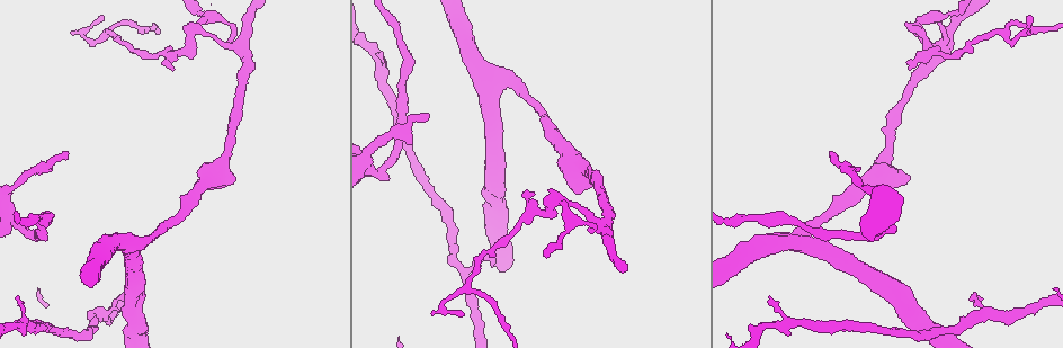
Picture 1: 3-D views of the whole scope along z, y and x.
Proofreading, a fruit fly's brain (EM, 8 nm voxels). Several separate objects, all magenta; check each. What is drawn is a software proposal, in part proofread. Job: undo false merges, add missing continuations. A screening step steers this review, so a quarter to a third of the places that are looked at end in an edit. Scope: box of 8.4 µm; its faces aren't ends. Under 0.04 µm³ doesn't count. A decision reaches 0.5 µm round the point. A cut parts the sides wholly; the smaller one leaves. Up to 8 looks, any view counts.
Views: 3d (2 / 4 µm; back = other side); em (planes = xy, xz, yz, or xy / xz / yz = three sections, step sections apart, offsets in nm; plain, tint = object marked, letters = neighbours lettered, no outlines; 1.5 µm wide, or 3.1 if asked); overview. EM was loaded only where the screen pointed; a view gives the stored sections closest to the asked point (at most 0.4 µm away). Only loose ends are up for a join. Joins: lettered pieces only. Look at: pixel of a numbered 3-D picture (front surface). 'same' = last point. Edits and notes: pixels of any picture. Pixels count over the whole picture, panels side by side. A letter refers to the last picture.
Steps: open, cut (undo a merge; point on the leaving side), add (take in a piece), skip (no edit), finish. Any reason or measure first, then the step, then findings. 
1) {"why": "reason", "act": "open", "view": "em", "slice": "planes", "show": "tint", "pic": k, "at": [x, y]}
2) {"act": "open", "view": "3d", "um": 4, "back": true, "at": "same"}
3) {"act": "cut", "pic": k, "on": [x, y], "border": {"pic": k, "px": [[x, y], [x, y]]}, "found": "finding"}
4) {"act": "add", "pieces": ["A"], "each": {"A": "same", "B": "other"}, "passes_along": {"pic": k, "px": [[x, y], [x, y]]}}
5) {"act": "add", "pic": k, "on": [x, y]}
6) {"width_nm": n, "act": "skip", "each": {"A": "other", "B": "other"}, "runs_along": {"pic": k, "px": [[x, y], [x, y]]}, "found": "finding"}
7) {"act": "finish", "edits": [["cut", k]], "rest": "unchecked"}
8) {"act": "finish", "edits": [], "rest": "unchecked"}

{"why": "an open end", "act": "open", "view": "3d", "um": 2, "pic": 1, "at": [908, 69]}

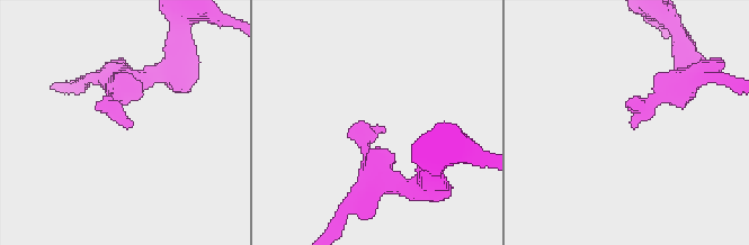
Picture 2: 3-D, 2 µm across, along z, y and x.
{"act": "open", "view": "em", "slice": "planes", "show": "letters", "pic": 2, "at": [634, 129]}

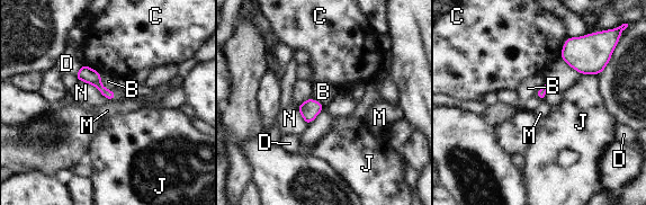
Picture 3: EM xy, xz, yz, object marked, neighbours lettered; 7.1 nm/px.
{"act": "skip", "each": {"B": "other", "C": "other", "D": "other", "J": "other", "M": "other", "N": "other"}, "border": {"pic": 3, "px": [[113, 99], [109, 101]]}, "found": "no lettered piece goes on from it"}

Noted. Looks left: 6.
{"why": "branch stops here", "act": "open", "view": "3d", "um": 2, "back": true, "pic": 1, "at": [496, 262]}

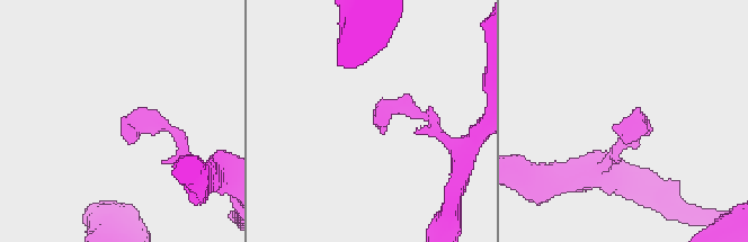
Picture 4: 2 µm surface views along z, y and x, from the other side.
{"why": "need the tissue", "act": "open", "view": "em", "slice": "planes", "show": "letters", "pic": 4, "at": [127, 141]}

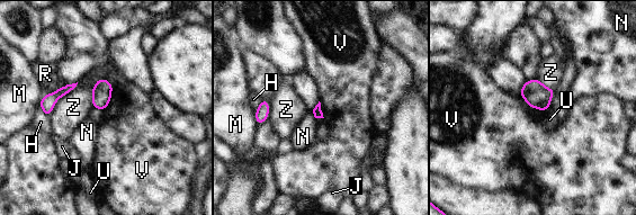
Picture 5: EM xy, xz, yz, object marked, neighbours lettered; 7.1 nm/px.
{"act": "skip", "each": {"H": "other", "J": "other", "M": "other", "N": "other", "R": "other", "U": "other", "V": "other", "Z": "other"}, "border": {"pic": 5, "px": [[519, 93], [529, 106], [543, 113]]}, "found": "none of them fits"}

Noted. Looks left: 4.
{"why": "an open end", "act": "open", "view": "em", "slice": "planes", "show": "letters", "pic": 1, "at": [832, 152]}

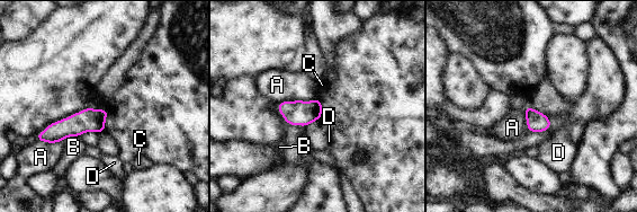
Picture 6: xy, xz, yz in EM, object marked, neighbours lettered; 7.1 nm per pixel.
{"longest_contact_nm": ["A", 280], "act": "skip", "each": {"A": "other", "B": "other", "C": "other", "D": "other"}, "found": "none of them fits"}

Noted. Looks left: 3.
{"act": "finish", "edits": [], "rest": "unchecked"}

